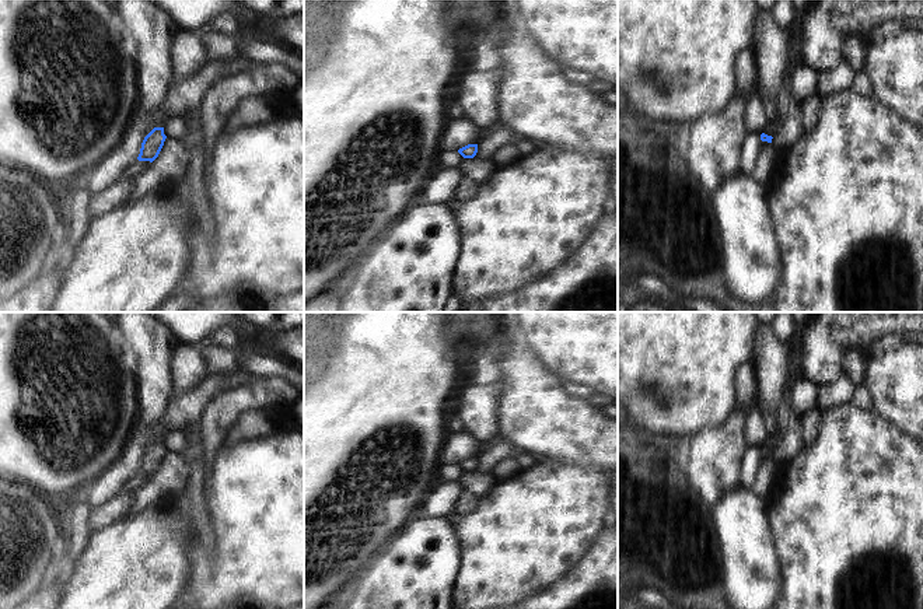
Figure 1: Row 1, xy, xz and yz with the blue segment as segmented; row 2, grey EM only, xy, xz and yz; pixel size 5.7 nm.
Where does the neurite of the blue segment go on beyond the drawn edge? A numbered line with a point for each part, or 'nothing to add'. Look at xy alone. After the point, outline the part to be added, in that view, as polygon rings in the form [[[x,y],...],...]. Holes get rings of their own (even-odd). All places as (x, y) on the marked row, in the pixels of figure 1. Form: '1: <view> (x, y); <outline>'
nothing to add

